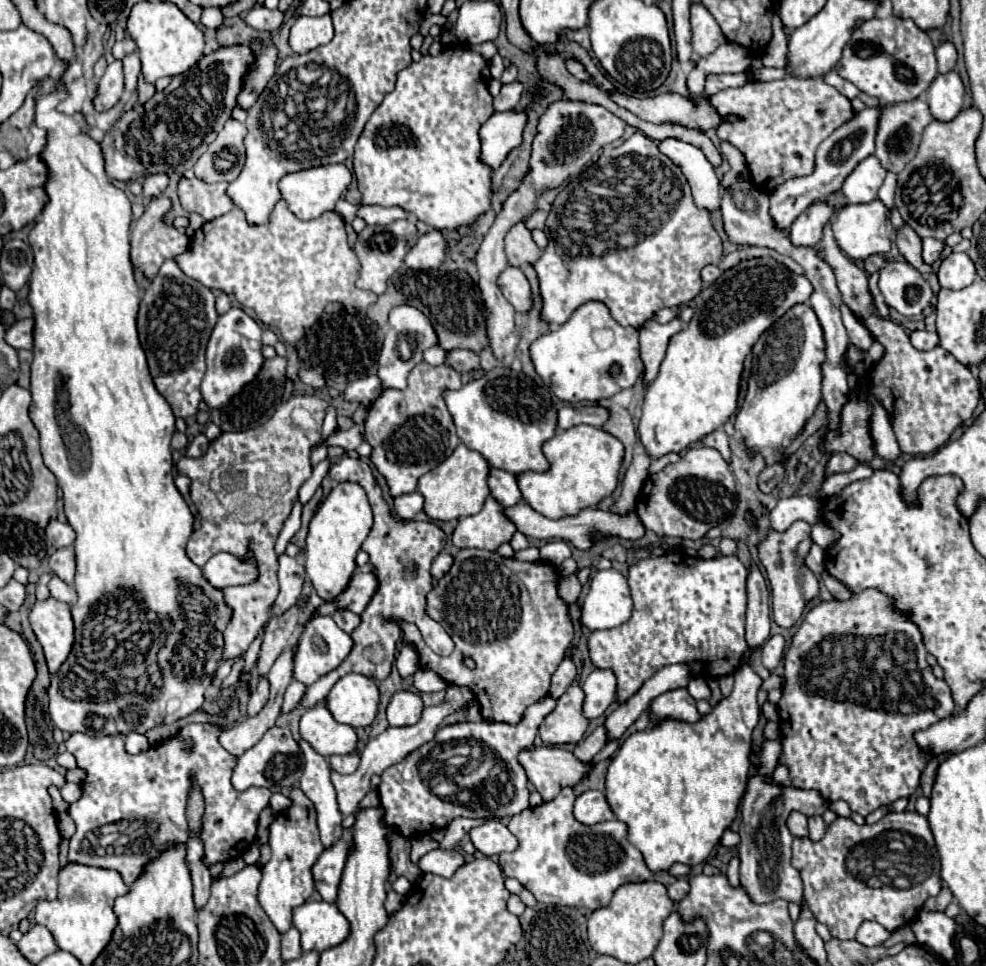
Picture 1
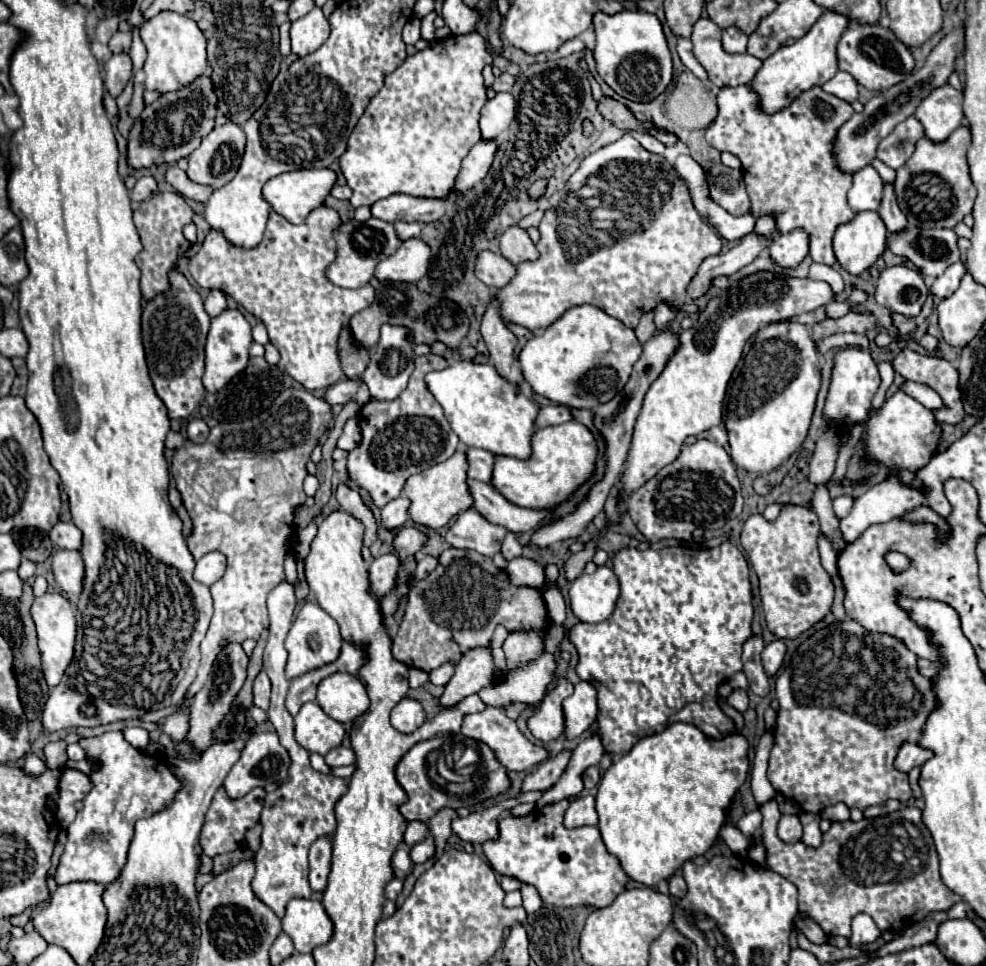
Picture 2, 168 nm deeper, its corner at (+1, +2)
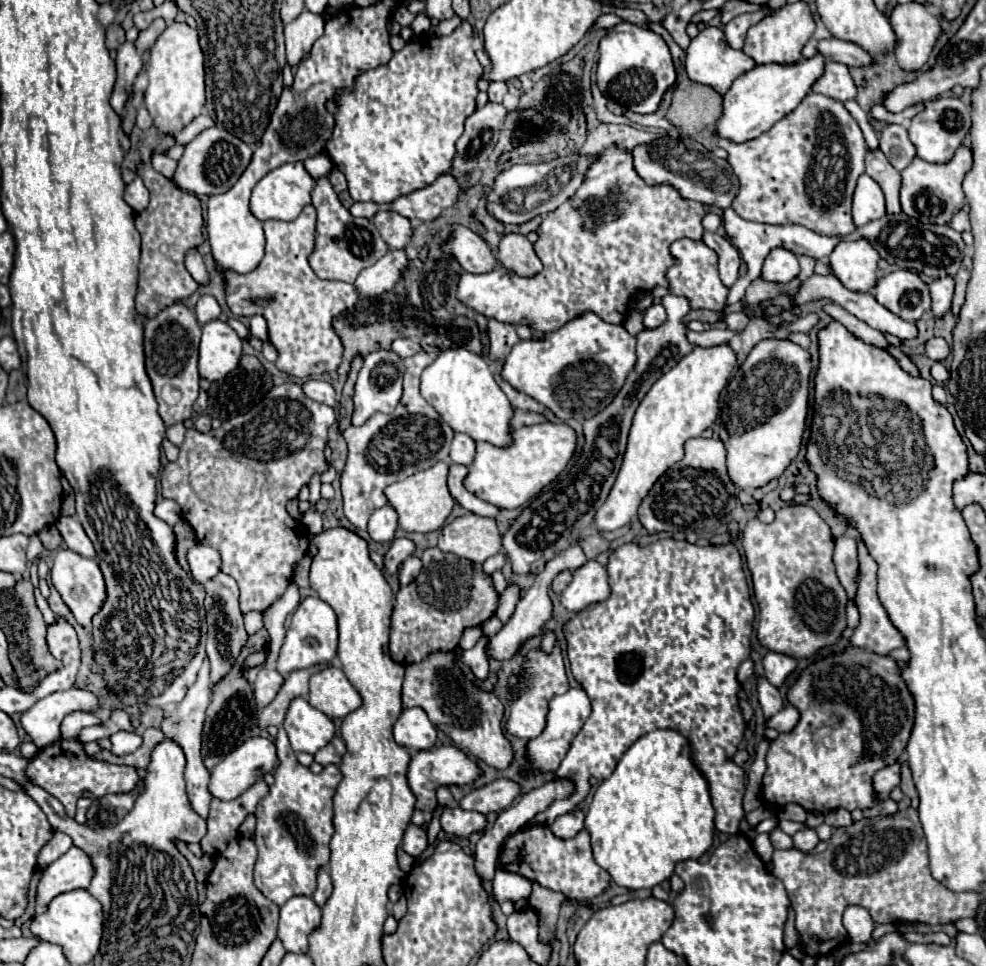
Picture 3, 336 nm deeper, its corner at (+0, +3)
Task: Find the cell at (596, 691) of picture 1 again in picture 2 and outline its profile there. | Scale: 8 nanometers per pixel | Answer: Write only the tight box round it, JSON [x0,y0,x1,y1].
[563,681,597,739]

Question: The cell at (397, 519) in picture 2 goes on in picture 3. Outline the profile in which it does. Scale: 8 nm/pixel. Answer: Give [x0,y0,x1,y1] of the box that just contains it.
[368,504,398,542]

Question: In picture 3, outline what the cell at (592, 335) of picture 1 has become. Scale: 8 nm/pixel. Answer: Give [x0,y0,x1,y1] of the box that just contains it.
[502,312,636,422]

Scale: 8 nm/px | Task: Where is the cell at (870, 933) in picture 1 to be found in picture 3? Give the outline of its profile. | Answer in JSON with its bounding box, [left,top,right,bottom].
[844,906,874,942]

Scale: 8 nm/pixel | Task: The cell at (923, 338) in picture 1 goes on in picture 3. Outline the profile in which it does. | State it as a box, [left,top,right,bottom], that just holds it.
[926,336,950,362]

